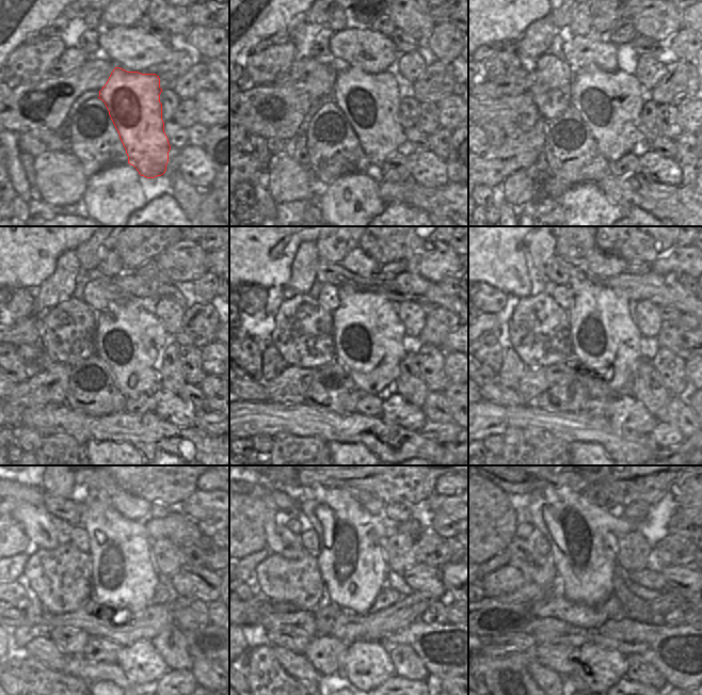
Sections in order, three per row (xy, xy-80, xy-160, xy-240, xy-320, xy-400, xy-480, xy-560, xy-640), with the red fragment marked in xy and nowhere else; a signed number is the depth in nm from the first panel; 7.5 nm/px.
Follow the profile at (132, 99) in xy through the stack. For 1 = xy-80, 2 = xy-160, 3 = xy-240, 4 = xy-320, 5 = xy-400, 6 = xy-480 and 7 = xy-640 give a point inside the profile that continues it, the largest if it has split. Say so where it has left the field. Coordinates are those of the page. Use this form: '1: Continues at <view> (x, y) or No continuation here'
1: Continues at xy-80 (371, 103)
2: Continues at xy-160 (610, 104)
3: Continues at xy-240 (130, 341)
4: Continues at xy-320 (368, 334)
5: Continues at xy-400 (605, 336)
6: Continues at xy-480 (125, 573)
7: Continues at xy-640 (584, 538)

